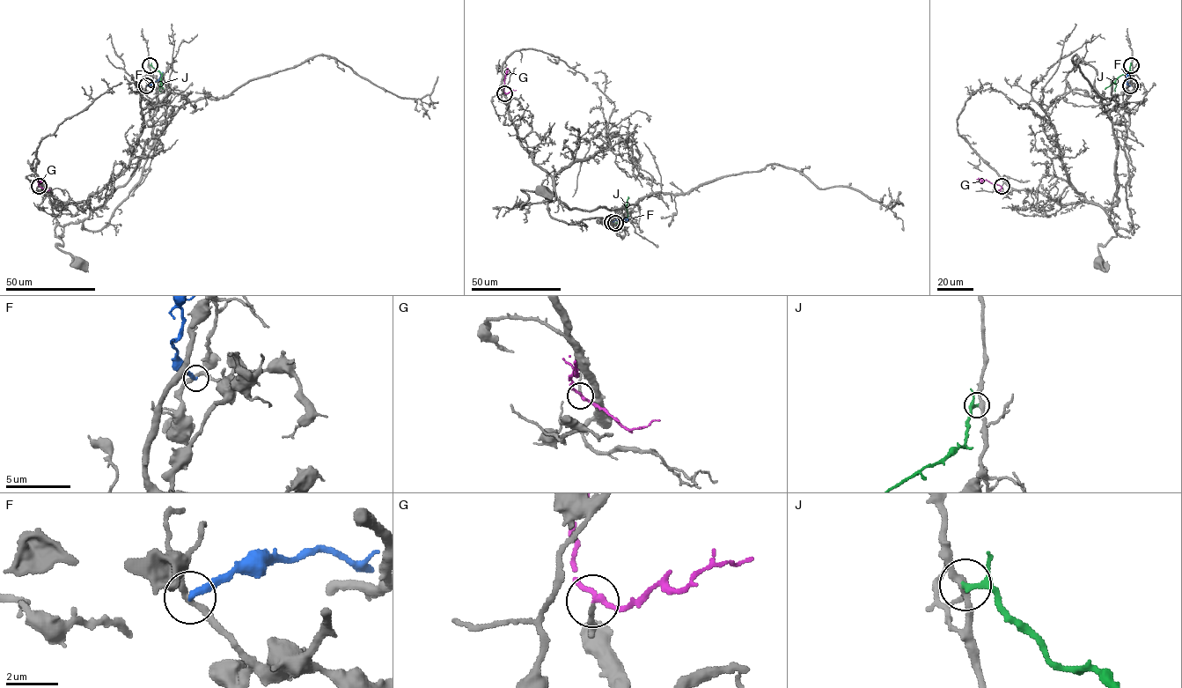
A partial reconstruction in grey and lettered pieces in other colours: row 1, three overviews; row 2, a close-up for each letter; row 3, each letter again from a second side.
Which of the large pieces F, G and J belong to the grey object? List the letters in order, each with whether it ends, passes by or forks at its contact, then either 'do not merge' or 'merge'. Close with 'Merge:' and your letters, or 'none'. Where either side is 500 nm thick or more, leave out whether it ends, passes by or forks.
F: it ends | do not merge
G: it passes by | merge
J: it passes by | do not merge
Merge: G

